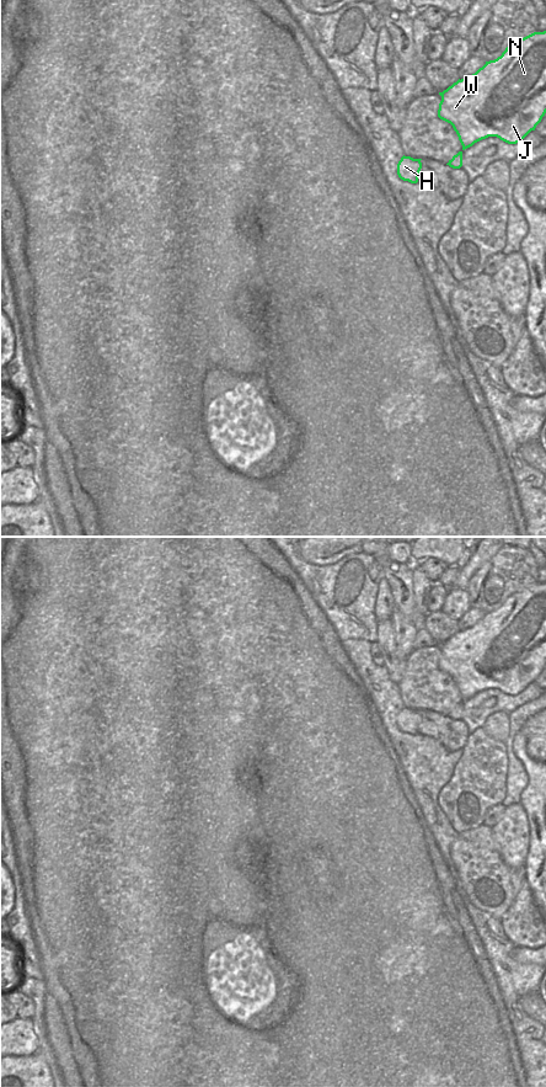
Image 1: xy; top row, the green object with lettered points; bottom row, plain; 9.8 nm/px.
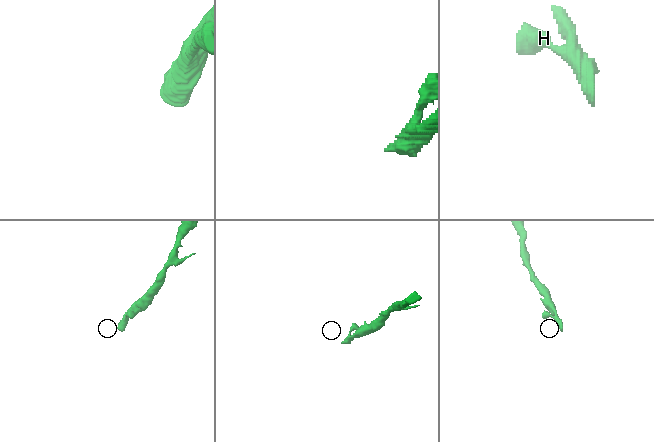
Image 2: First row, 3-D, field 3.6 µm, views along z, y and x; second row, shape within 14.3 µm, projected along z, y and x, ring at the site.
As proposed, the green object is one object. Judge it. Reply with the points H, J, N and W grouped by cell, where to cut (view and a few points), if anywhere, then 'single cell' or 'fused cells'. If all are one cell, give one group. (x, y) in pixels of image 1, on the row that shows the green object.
H J N W | no cut | single cell

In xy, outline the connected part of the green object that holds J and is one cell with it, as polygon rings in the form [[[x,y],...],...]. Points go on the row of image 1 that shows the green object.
[[[546,31],[509,44],[500,57],[486,62],[475,74],[459,79],[439,95],[438,117],[453,126],[462,145],[446,164],[450,167],[460,169],[462,151],[488,137],[519,143],[535,130],[546,113]]]

